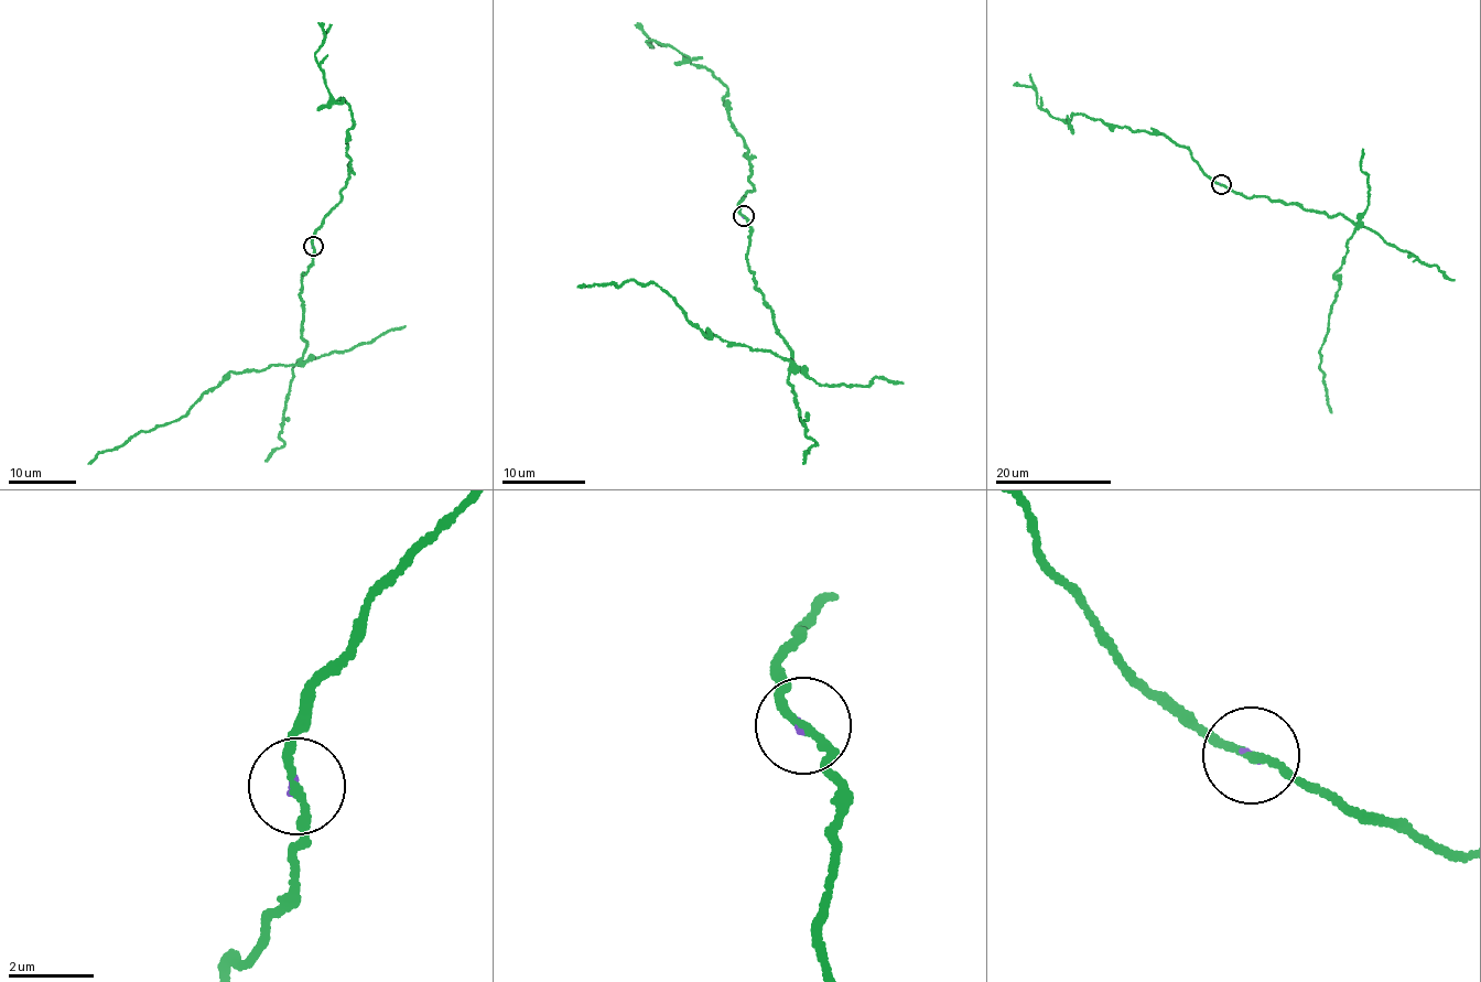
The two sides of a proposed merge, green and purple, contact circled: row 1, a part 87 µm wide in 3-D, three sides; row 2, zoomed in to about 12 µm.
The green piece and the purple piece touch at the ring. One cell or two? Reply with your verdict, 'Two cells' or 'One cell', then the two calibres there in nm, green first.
Two cells. Thickness 170 nm (green) against 70 nm

